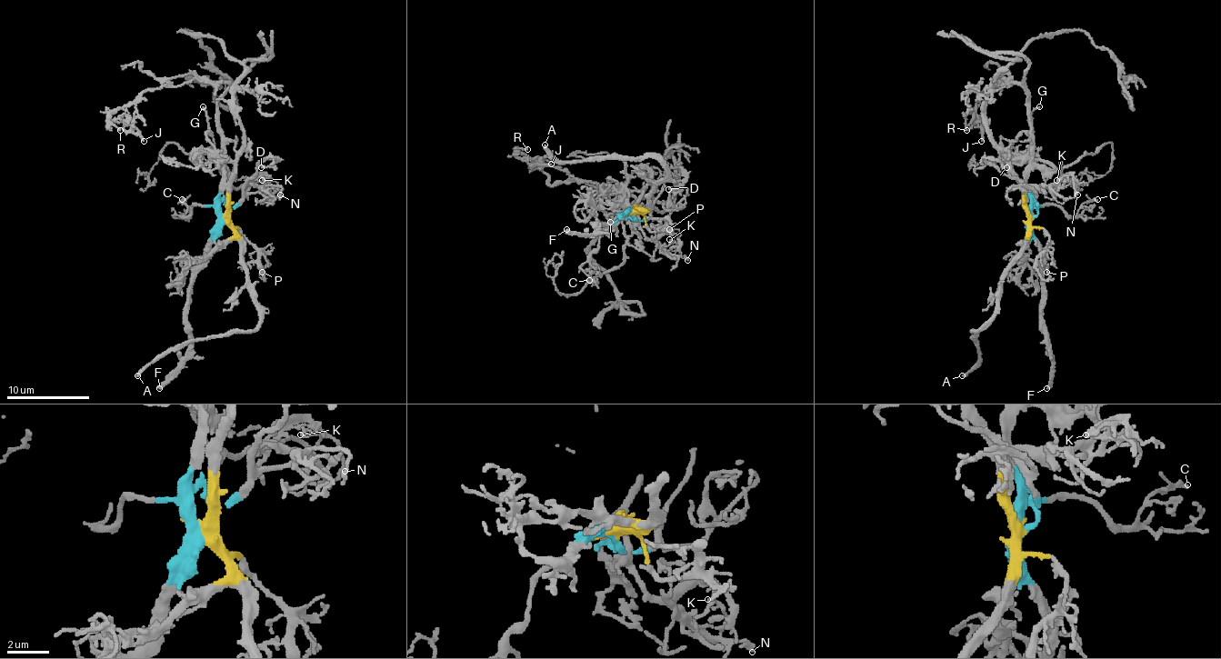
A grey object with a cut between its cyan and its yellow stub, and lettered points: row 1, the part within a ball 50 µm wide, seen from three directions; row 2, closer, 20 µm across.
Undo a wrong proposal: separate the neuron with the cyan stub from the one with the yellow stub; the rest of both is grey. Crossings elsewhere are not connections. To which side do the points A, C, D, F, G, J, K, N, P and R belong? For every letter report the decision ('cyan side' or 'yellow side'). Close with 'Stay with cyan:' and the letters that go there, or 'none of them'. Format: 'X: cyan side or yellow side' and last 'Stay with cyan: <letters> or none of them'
A: yellow side
C: cyan side
D: cyan side
F: cyan side
G: cyan side
J: cyan side
K: yellow side
N: yellow side
P: yellow side
R: cyan side
Stay with cyan: C, D, F, G, J, R

